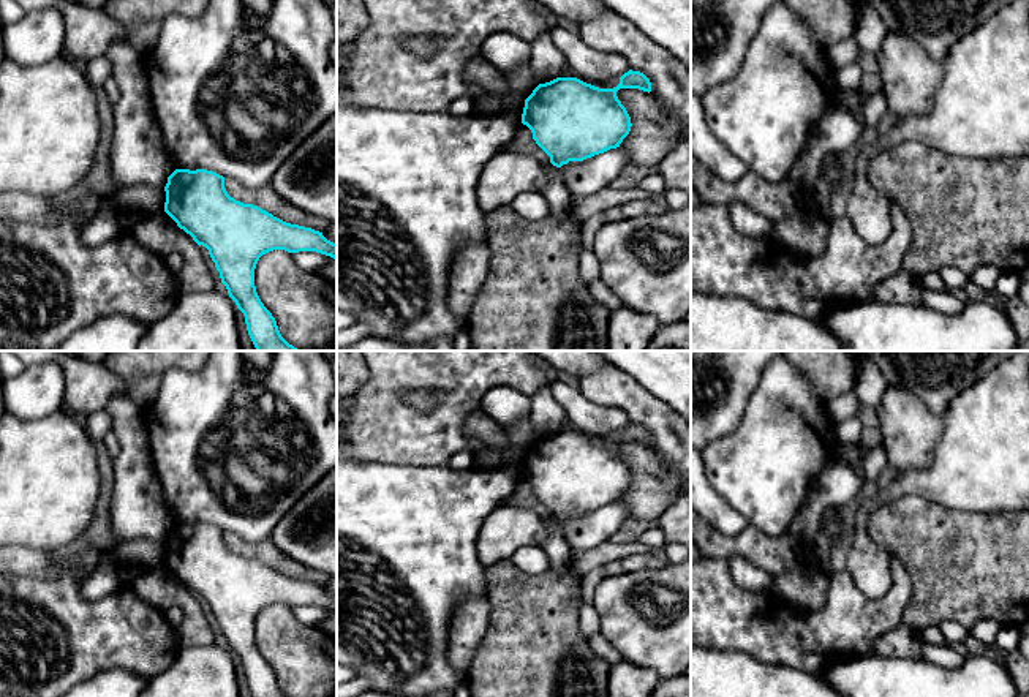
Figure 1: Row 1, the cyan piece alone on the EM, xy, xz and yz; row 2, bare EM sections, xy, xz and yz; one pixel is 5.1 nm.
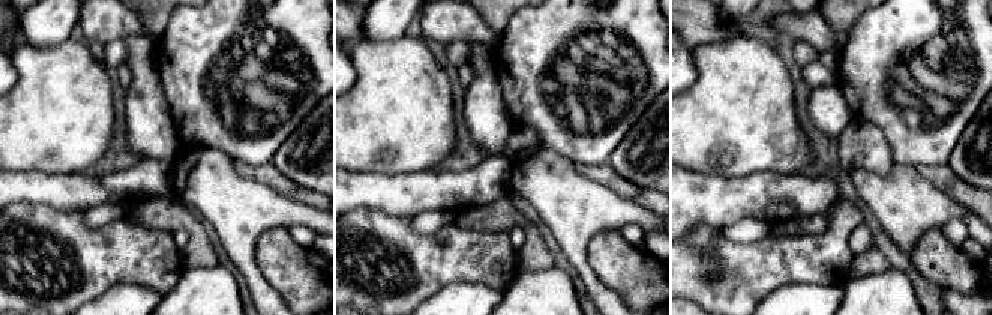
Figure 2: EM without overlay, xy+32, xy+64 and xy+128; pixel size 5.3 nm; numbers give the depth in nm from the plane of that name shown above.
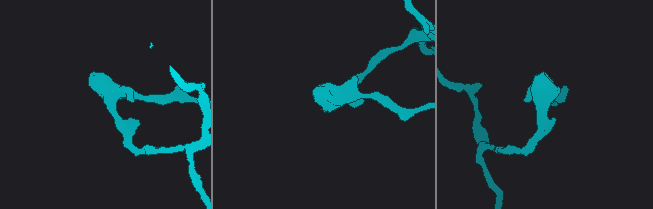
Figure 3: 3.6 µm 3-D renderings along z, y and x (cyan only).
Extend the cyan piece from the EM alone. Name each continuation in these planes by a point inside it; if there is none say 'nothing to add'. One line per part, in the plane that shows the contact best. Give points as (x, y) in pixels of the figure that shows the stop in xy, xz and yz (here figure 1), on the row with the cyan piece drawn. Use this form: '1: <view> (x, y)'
1: xz (506, 174)

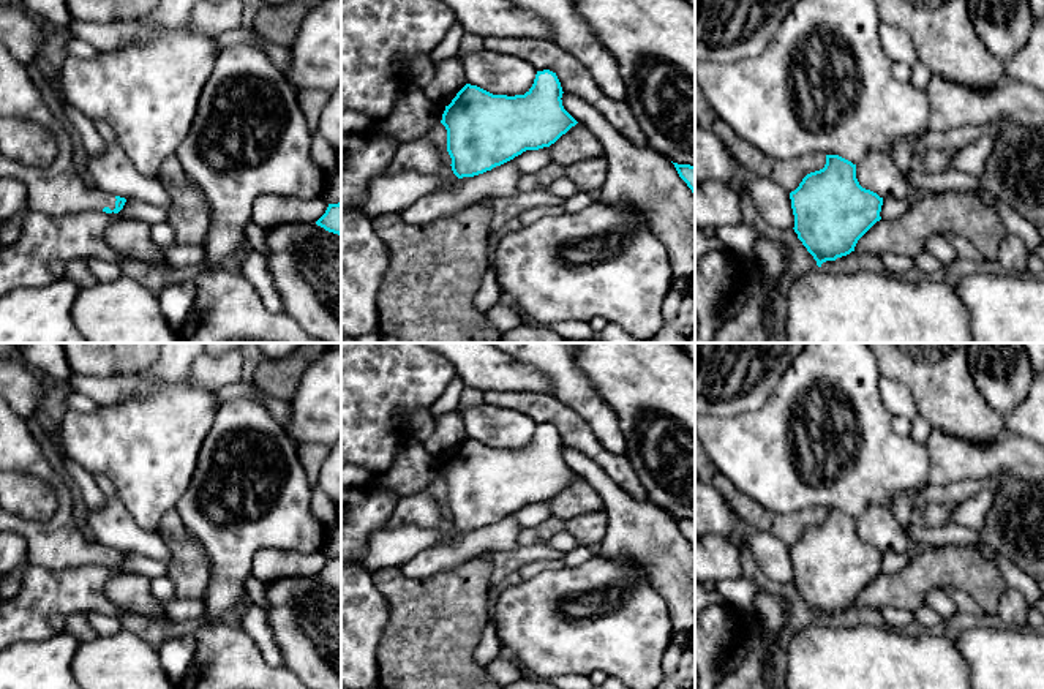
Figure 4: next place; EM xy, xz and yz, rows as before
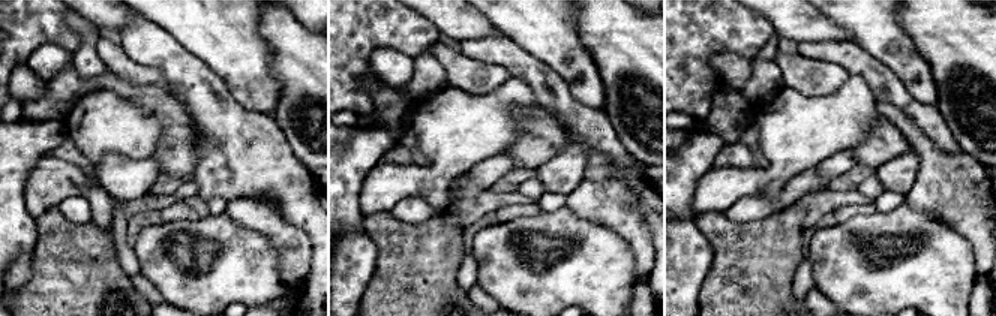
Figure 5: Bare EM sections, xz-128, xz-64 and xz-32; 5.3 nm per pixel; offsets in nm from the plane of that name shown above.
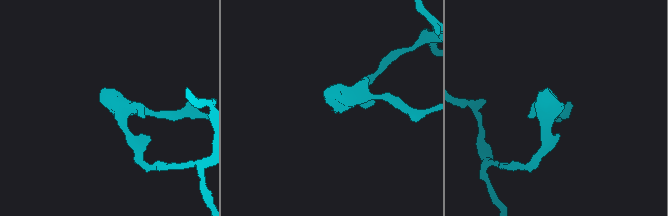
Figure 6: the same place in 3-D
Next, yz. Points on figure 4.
nothing to add

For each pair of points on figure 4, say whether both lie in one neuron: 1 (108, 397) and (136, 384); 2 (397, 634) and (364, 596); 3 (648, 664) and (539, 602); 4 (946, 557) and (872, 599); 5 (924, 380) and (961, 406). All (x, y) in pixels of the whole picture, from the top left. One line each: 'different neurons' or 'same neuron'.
1: same neuron
2: different neurons
3: same neuron
4: same neuron
5: same neuron

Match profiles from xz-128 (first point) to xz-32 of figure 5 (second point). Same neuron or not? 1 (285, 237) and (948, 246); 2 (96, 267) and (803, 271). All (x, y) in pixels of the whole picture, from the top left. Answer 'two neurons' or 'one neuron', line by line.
1: two neurons
2: two neurons

